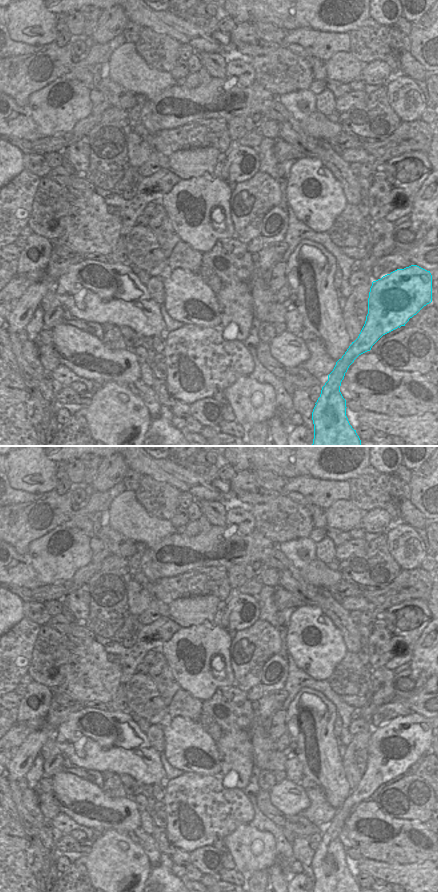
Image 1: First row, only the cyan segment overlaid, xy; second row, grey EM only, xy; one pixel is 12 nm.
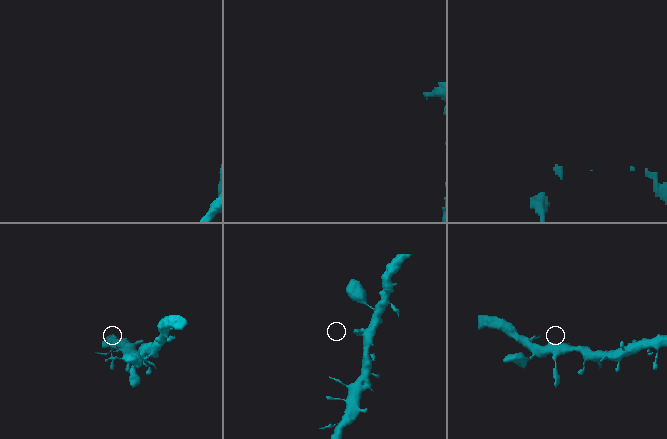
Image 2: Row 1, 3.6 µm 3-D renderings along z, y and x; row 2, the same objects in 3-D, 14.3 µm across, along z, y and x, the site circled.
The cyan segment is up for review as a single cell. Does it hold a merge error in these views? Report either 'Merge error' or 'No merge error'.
No merge error.

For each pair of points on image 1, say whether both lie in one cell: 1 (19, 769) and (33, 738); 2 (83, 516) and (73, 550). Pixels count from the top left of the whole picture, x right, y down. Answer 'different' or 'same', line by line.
1: same
2: different

